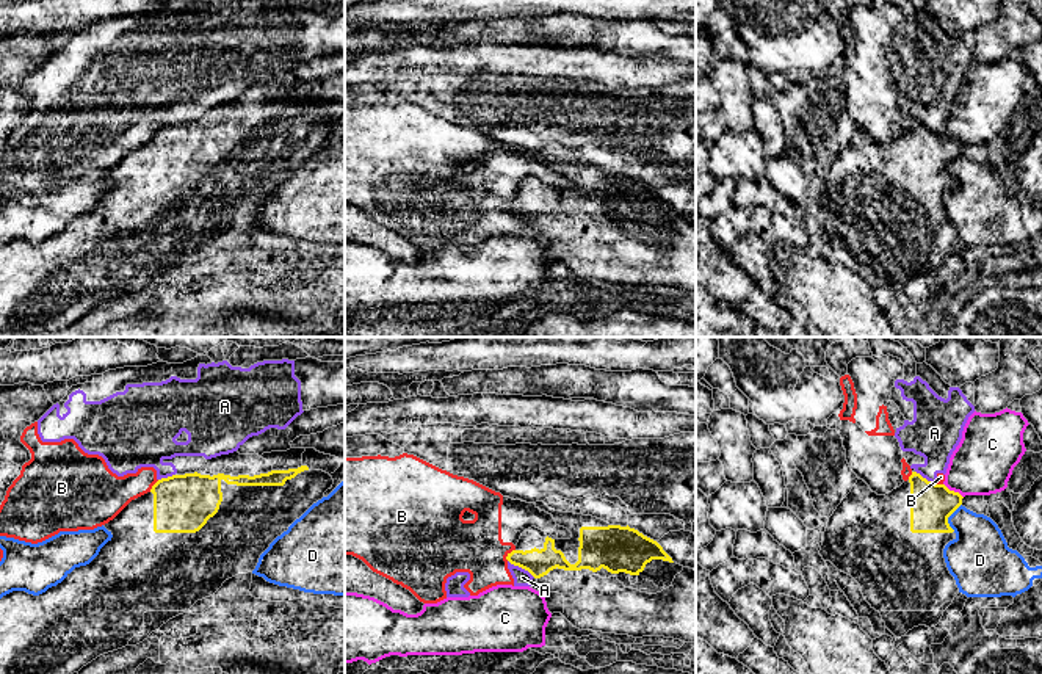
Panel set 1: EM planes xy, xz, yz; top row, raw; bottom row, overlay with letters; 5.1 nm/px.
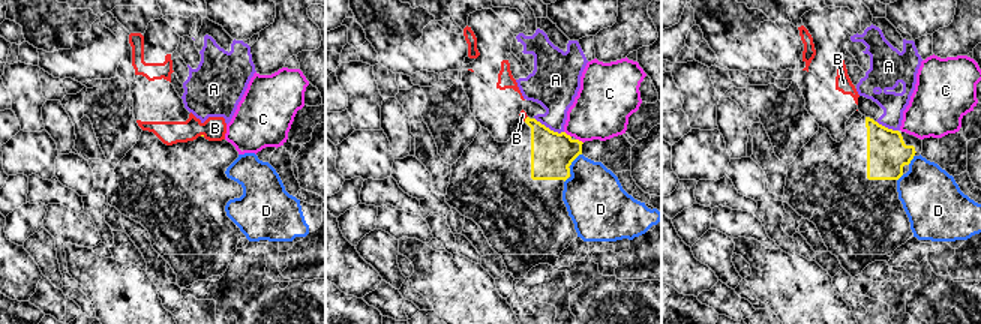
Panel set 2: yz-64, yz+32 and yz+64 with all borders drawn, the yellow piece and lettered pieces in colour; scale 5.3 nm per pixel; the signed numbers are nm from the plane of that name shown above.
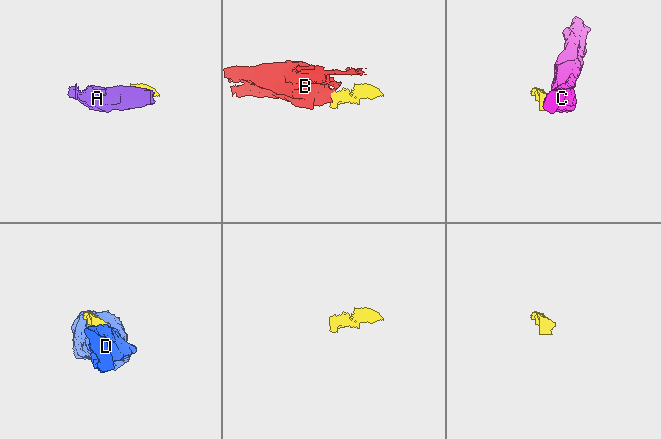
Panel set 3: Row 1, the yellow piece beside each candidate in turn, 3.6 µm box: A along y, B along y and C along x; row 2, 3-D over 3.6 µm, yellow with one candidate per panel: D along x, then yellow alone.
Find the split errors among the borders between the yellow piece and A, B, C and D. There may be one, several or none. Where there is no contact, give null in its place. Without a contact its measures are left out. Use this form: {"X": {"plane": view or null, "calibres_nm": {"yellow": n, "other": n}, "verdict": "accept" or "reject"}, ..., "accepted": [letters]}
{"A": {"plane": "xz", "calibres_nm": {"yellow": 140, "other": 90}, "verdict": "reject"}, "B": {"plane": "xz", "calibres_nm": {"yellow": 140, "other": 280}, "verdict": "reject"}, "C": {"plane": "yz", "calibres_nm": {"yellow": 220, "other": 320}, "verdict": "reject"}, "D": {"plane": "yz", "calibres_nm": {"yellow": 220, "other": 300}, "verdict": "reject"}, "accepted": []}

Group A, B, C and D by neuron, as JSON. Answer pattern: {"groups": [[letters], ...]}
{"groups": [["A", "B"], ["C"], ["D"]]}

